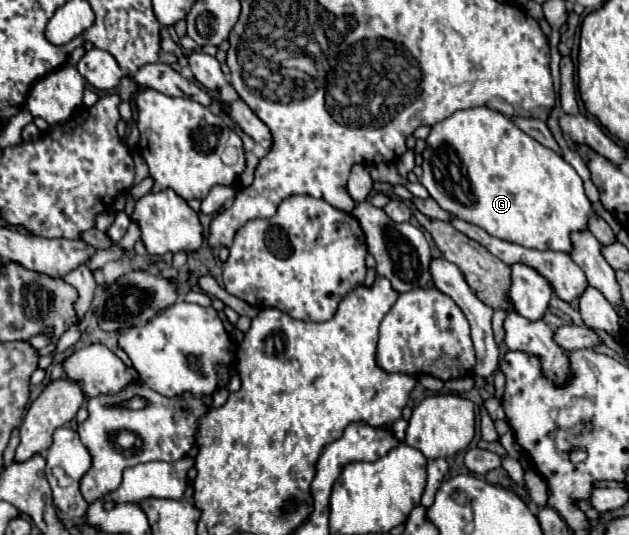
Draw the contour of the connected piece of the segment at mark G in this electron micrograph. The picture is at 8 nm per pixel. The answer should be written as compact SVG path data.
M485 106L465 108L433 124L425 142L427 148L423 150L421 184L443 210L483 228L495 238L515 242L525 248L571 252L569 232L583 230L587 226L591 202L585 196L583 180L559 154L527 136L511 118Z

